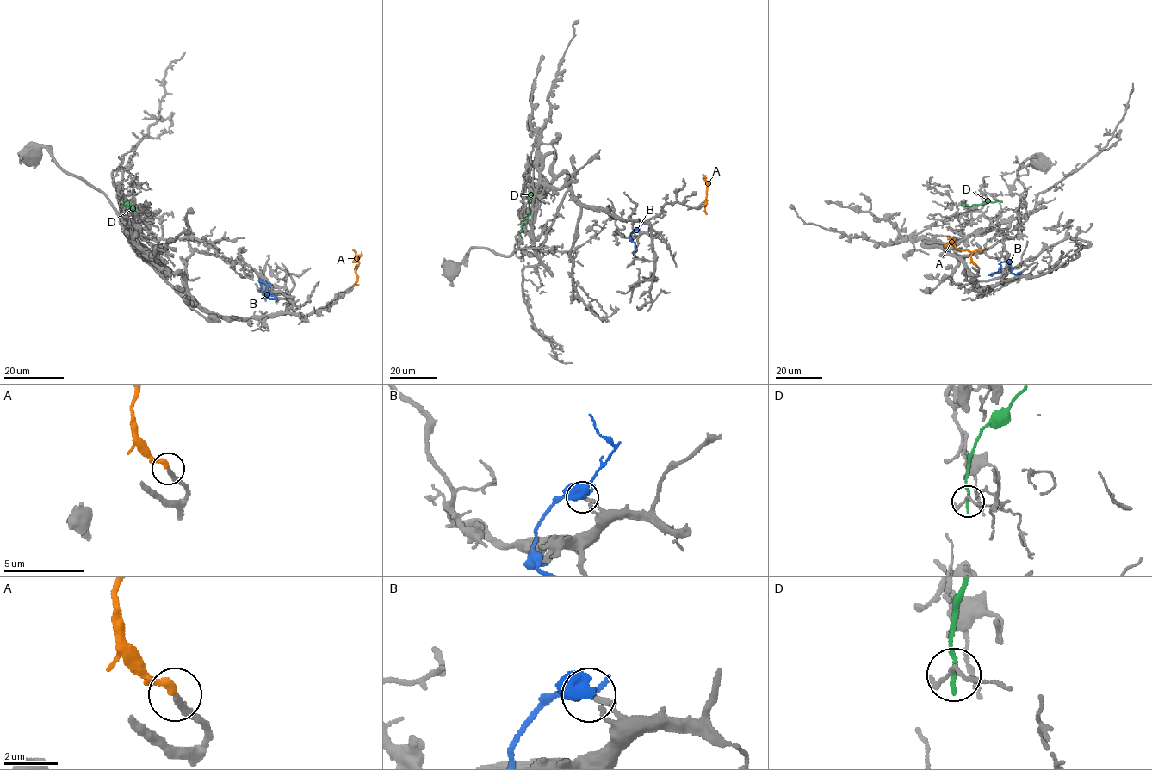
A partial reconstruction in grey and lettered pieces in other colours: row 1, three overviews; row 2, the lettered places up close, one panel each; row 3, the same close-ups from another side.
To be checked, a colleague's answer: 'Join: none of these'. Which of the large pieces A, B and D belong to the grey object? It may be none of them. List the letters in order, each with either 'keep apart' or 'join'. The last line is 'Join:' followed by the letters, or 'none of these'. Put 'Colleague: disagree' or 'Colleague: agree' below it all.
A: join
B: keep apart
D: keep apart
Join: A
Colleague: disagree

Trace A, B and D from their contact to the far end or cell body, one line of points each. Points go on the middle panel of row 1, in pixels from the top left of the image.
A: (703, 206), (706, 202), (707, 181), (702, 174)
B: (637, 230), (634, 230), (630, 238), (636, 250)
D: (522, 230), (523, 221), (530, 212), (527, 197), (533, 194)

